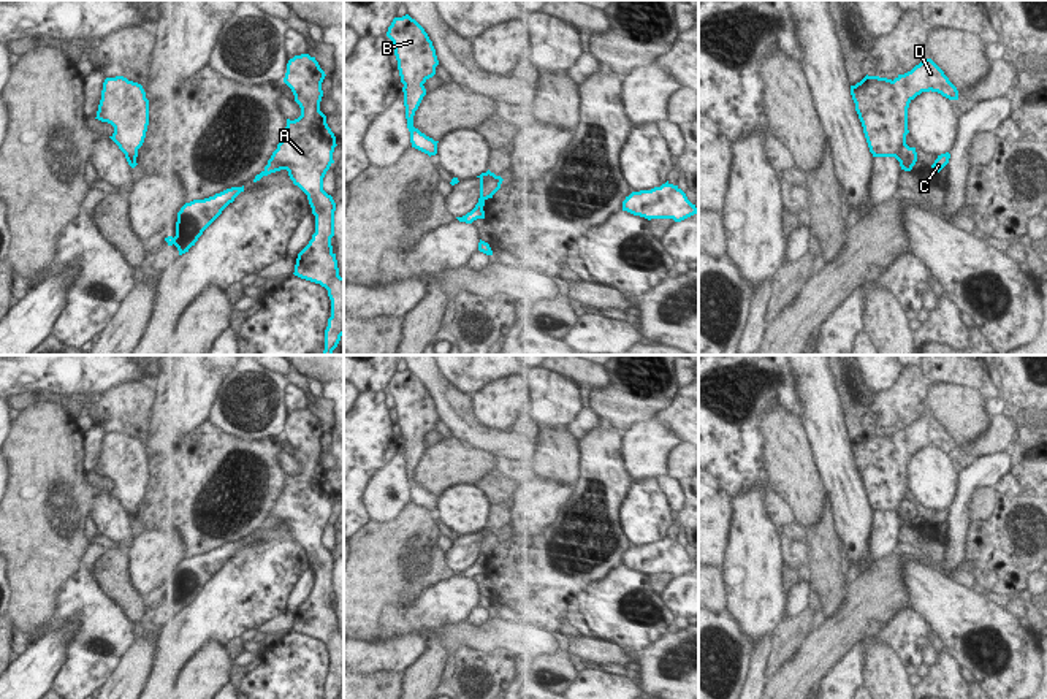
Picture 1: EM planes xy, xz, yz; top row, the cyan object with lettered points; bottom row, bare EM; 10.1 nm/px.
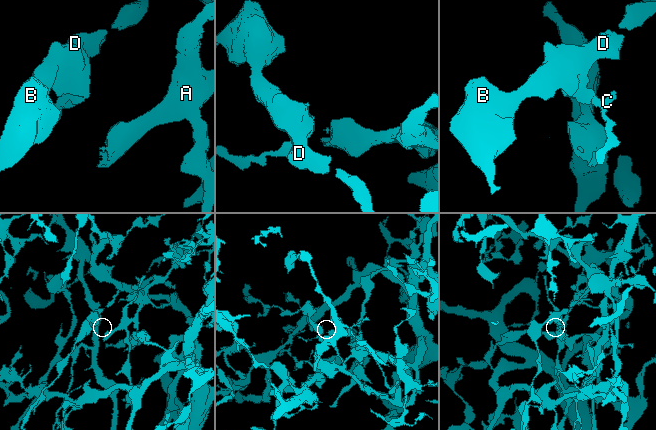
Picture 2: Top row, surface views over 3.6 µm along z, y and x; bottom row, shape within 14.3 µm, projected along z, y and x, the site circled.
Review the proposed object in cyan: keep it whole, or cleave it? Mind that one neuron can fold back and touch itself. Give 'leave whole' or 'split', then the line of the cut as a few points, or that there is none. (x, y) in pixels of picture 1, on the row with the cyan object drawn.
split; cut in yz along (905, 143), (894, 156)

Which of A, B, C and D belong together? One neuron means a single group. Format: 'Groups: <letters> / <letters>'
Groups: A B D / C

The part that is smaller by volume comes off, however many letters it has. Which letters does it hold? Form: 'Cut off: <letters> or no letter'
Cut off: C

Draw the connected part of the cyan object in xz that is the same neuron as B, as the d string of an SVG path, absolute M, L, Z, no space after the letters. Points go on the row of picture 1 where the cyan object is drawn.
M409 14L394 17L386 36L394 44L394 55L401 82L404 84L404 106L412 147L431 155L437 154L437 143L413 127L413 116L423 97L425 82L436 74L439 65L436 49L425 29Z

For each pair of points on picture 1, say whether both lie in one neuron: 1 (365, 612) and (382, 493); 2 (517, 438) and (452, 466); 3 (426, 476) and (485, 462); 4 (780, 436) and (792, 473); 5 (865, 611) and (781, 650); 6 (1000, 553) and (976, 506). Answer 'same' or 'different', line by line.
1: different
2: different
3: same
4: same
5: different
6: different

